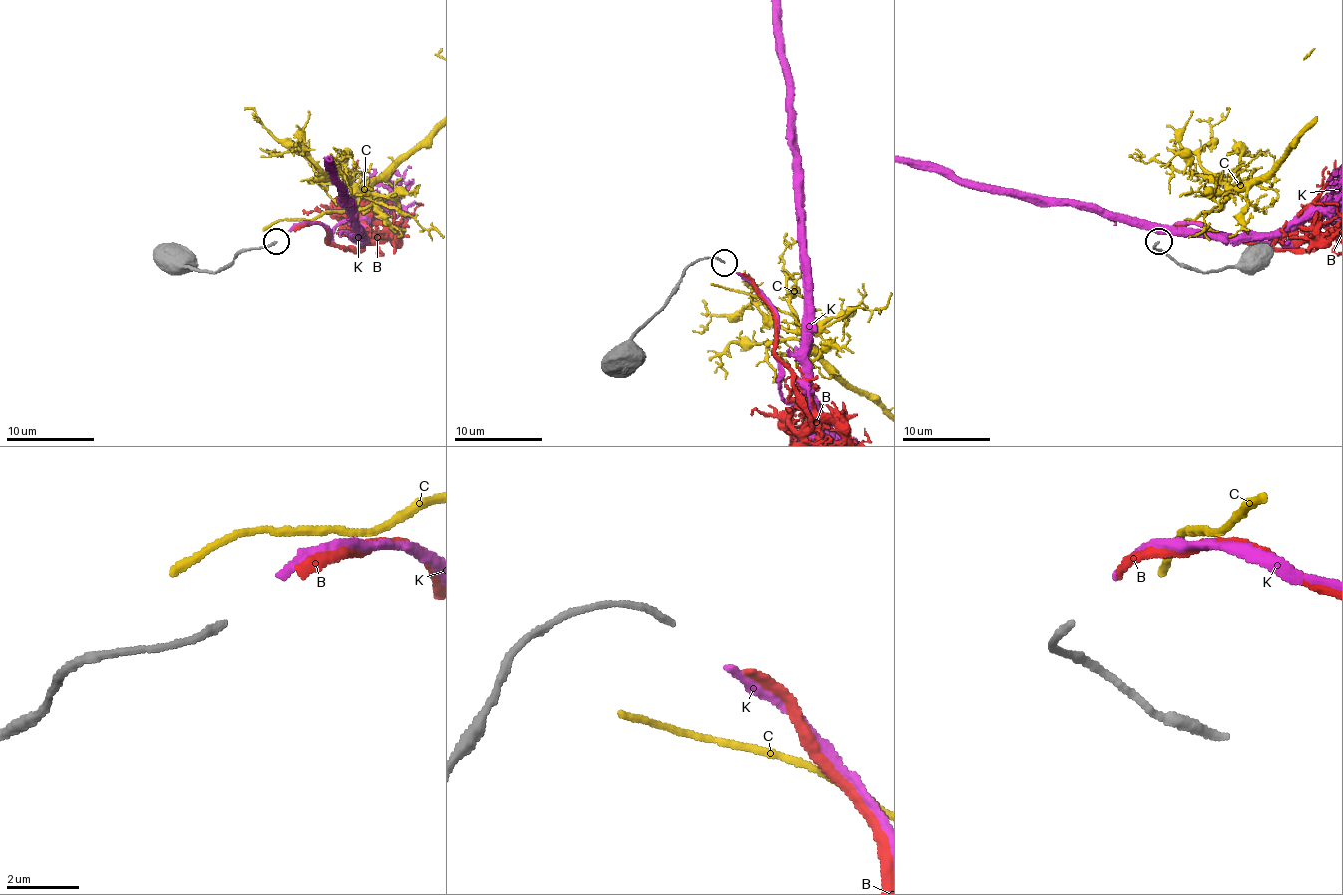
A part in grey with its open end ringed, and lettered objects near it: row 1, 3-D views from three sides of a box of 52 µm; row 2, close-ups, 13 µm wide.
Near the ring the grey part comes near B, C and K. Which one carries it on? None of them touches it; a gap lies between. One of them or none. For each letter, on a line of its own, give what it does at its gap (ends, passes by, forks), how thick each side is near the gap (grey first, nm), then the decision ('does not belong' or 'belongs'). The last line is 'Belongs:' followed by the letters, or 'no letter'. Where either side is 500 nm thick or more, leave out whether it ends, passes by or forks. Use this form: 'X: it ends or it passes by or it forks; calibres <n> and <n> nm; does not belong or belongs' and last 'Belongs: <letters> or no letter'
B: it ends; calibres 200 and 280 nm; does not belong
C: it ends; calibres 200 and 200 nm; does not belong
K: it ends; calibres 200 and 190 nm; does not belong
Belongs: no letter

